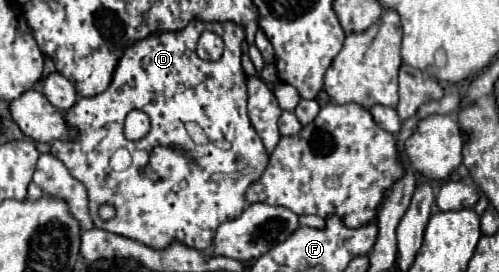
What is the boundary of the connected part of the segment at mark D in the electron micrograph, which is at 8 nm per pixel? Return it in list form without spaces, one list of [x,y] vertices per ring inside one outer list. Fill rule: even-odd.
[[[192,21],[182,31],[150,35],[138,41],[134,47],[126,49],[114,71],[114,79],[104,93],[86,99],[82,97],[68,111],[66,123],[72,125],[78,135],[68,141],[54,141],[50,153],[64,161],[72,177],[82,181],[88,189],[94,227],[130,237],[148,245],[150,249],[166,249],[176,241],[196,251],[206,251],[212,245],[216,227],[242,215],[246,207],[246,189],[262,177],[270,161],[270,153],[264,149],[262,139],[254,131],[246,113],[248,87],[244,69],[240,65],[242,39],[242,27],[238,27],[236,23],[216,21]],[[206,29],[222,35],[224,39],[224,55],[218,61],[202,61],[196,55],[198,37]],[[132,109],[142,109],[152,121],[148,135],[138,141],[128,141],[122,133],[124,117]],[[188,121],[196,121],[206,131],[210,141],[230,141],[230,148],[196,145],[186,133],[184,125]],[[154,145],[174,145],[176,149],[186,151],[186,155],[190,155],[210,175],[218,173],[220,179],[208,179],[204,181],[204,187],[182,189],[178,201],[166,201],[166,197],[162,199],[156,195],[138,195],[138,185],[132,185],[132,181],[138,181],[142,173],[142,163]],[[120,147],[126,147],[132,153],[134,163],[122,173],[112,173],[108,161],[112,153]],[[240,159],[242,171],[238,171]],[[102,203],[110,203],[116,207],[114,219],[102,221],[98,217],[98,207]]]

